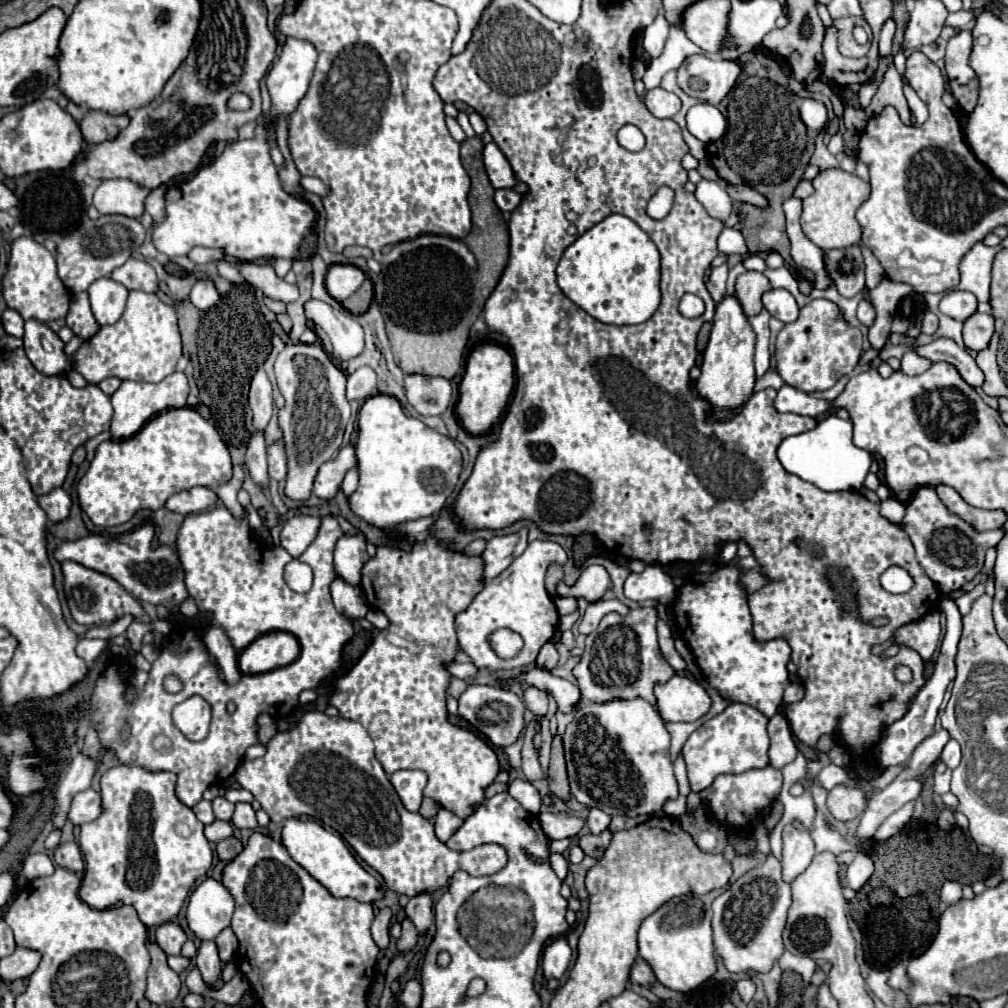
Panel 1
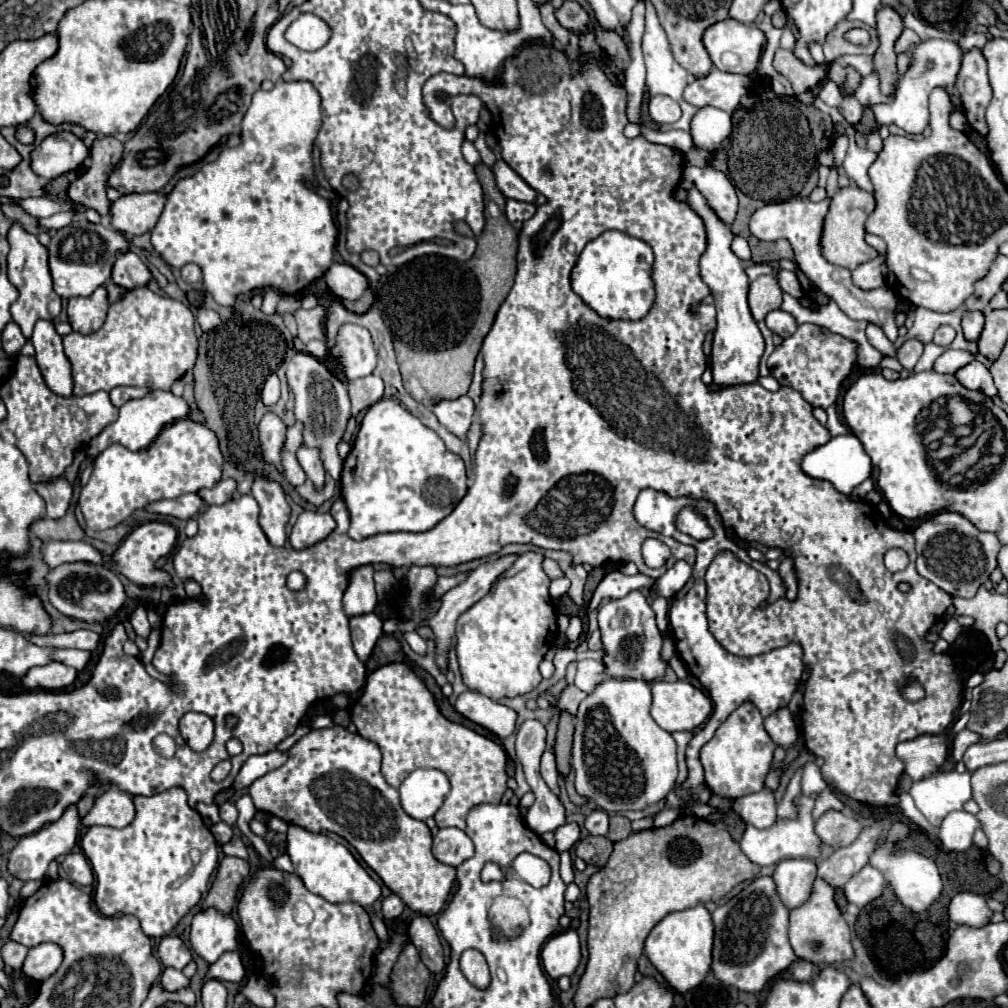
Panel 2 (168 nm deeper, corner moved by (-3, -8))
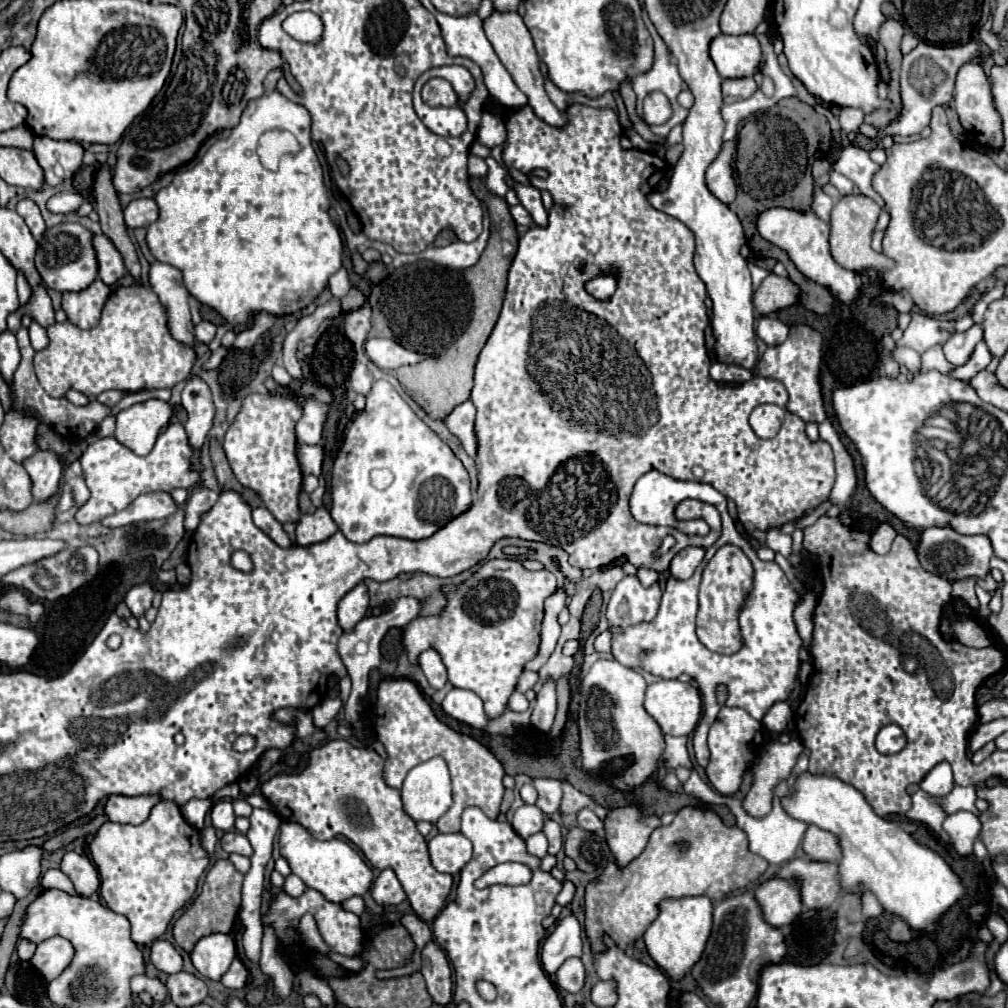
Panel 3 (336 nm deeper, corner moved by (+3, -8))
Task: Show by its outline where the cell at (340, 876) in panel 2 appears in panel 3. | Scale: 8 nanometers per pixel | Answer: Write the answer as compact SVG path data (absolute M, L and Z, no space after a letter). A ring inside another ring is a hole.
M282 823L280 827L280 853L288 861L294 875L298 875L306 887L320 891L328 901L342 903L354 895L364 895L372 885L372 869L362 861L362 857L344 841L314 839L298 823Z

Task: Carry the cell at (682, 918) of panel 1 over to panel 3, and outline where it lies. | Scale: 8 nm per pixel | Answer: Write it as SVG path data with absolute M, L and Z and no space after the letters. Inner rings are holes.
M708 897L666 899L660 903L660 915L644 933L644 943L654 963L672 979L680 981L700 959L712 929L712 901Z

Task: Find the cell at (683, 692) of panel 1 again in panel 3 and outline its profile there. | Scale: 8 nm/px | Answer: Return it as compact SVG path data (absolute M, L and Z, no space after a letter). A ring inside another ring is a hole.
M662 679L648 685L644 709L648 711L650 717L654 717L654 721L660 725L664 735L690 735L696 729L702 715L702 697L698 689L692 687L690 683L682 683L678 679L670 679L670 681Z

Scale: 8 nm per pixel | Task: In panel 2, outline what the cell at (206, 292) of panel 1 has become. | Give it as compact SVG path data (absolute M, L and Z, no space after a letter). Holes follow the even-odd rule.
M202 307L202 309L198 311L196 321L200 323L202 331L212 331L212 329L216 329L216 327L220 325L220 317L218 317L218 313L216 313L214 309L208 309L208 307Z

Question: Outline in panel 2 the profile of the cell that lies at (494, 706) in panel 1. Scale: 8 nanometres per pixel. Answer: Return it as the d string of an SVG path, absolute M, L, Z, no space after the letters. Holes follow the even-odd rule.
M464 691L456 699L454 709L460 715L464 715L466 719L486 727L500 739L512 735L516 729L516 713L510 707L506 707L498 701L492 701L476 691Z

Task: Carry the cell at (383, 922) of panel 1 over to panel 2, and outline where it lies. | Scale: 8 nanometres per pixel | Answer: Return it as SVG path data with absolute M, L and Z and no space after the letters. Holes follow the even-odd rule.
M390 893L388 897L382 899L382 915L384 917L398 917L402 913L402 909L404 909L404 903L396 893Z

